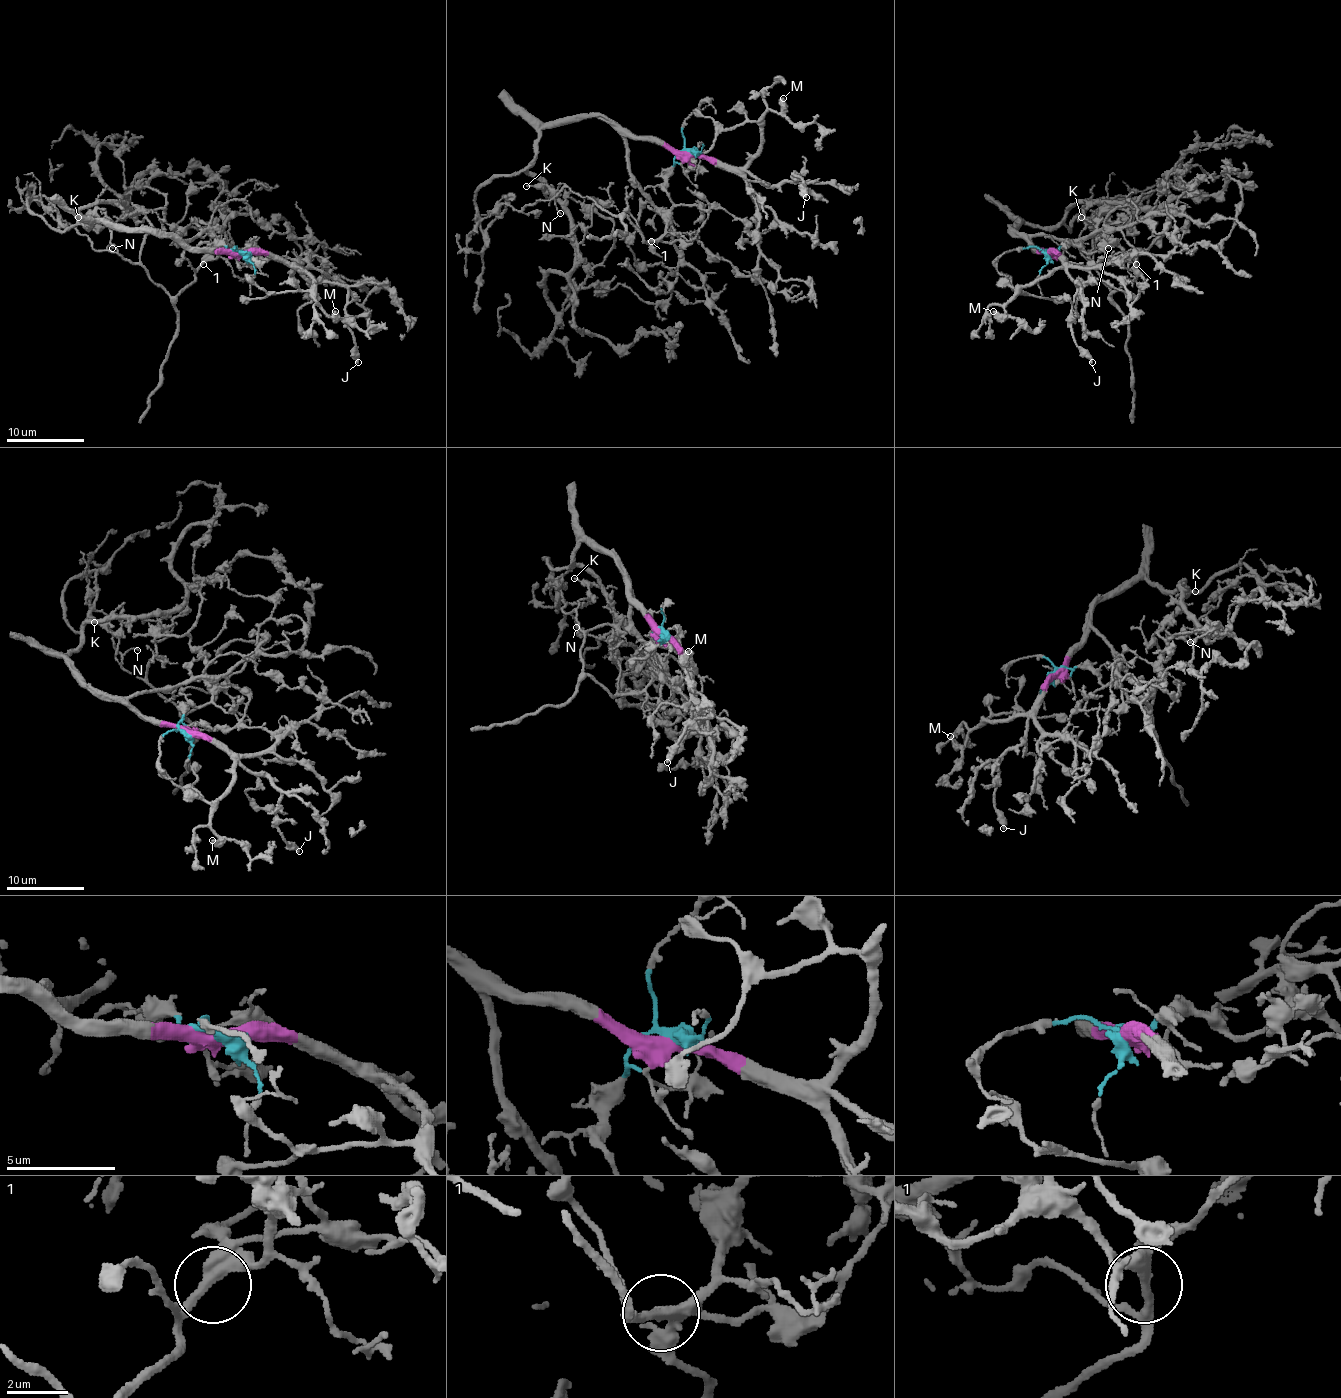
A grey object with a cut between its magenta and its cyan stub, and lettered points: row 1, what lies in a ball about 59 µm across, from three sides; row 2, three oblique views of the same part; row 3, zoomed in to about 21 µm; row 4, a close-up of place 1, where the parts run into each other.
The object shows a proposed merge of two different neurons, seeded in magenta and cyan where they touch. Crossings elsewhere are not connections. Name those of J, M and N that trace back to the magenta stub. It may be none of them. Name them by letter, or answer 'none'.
J, M

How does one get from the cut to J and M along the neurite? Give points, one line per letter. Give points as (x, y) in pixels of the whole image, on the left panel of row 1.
J: (242, 252), (267, 252), (290, 262), (306, 277), (323, 283), (341, 283), (347, 289), (345, 324), (358, 362)
M: (242, 252), (267, 252), (294, 264), (312, 279), (312, 298), (331, 316), (335, 310)

